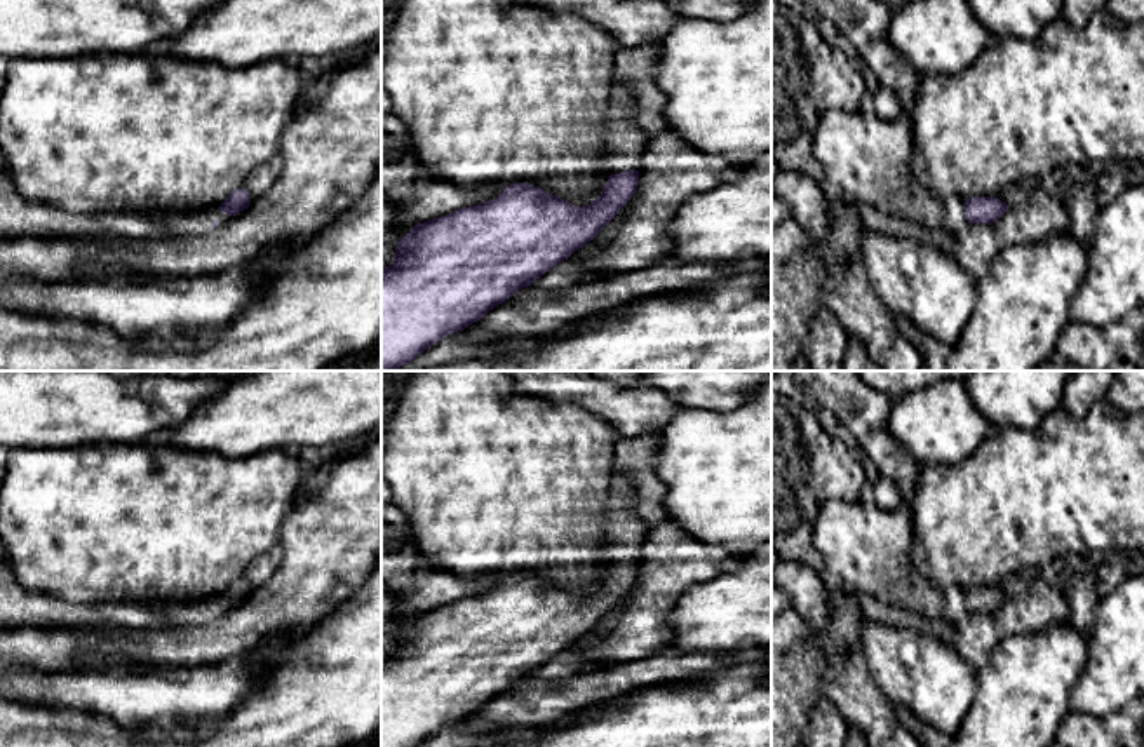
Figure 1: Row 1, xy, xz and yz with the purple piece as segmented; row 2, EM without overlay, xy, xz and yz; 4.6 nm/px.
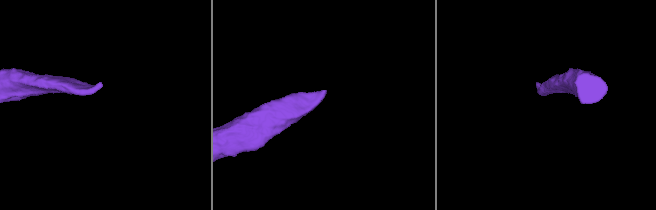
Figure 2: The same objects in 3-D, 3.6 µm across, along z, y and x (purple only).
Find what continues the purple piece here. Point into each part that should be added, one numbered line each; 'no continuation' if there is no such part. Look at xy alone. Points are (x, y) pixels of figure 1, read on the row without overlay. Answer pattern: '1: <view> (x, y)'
1: xy (174, 612)

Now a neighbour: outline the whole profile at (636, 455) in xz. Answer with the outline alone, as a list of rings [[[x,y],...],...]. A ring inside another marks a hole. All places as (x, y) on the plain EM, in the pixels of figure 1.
[[[660,435],[620,437],[615,446],[615,465],[623,467],[636,488],[636,507],[632,512],[648,529],[667,519],[665,484],[655,470]]]

